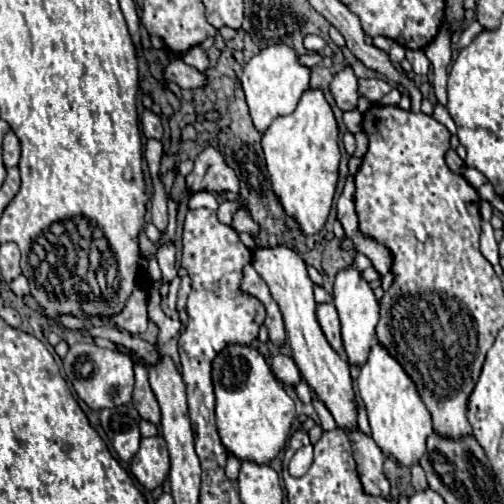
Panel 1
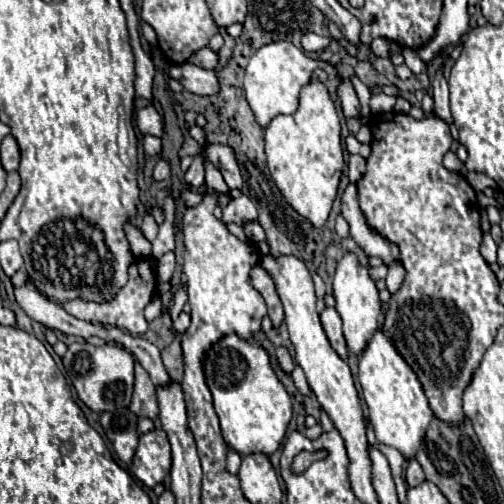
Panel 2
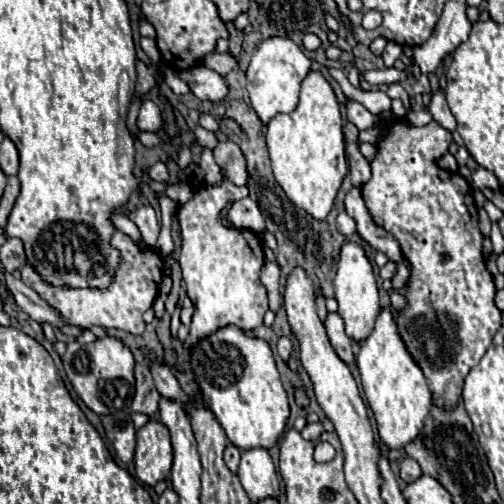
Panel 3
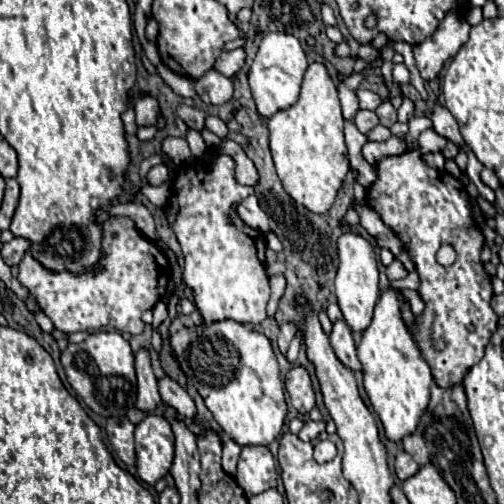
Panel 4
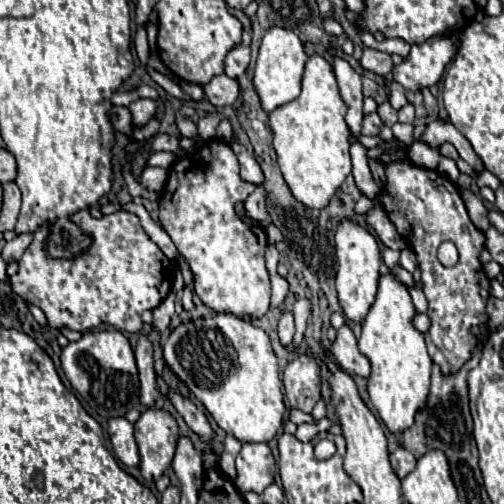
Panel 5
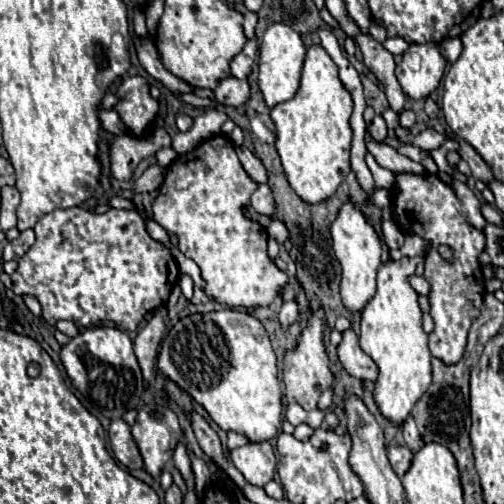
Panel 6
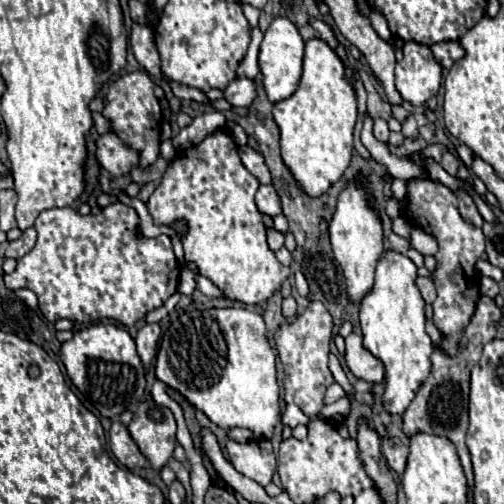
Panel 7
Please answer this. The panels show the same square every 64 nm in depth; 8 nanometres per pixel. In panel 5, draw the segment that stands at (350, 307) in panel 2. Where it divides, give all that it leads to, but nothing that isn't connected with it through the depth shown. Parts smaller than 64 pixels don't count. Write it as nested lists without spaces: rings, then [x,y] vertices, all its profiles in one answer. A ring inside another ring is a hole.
[[[344,218],[336,228],[336,256],[338,256],[338,274],[336,274],[336,290],[340,306],[348,320],[362,322],[368,314],[378,288],[378,276],[380,276],[380,246],[378,240],[356,220]]]

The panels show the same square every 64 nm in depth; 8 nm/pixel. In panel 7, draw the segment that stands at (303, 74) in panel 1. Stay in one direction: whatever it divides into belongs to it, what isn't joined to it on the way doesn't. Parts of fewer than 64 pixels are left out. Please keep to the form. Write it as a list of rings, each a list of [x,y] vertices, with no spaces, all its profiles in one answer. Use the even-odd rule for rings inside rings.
[[[288,18],[272,20],[260,44],[260,56],[258,56],[260,72],[264,78],[264,88],[270,102],[280,102],[298,88],[298,80],[302,74],[302,56],[304,56],[304,40],[298,28]]]

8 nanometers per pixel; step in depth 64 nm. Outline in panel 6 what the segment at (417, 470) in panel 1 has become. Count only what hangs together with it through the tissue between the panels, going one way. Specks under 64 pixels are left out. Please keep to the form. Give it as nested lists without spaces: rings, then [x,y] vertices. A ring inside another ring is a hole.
[[[386,446],[386,452],[388,452],[388,460],[390,460],[390,466],[392,470],[398,474],[398,478],[402,478],[406,474],[406,470],[410,468],[410,460],[412,460],[412,450],[406,448],[406,446]]]

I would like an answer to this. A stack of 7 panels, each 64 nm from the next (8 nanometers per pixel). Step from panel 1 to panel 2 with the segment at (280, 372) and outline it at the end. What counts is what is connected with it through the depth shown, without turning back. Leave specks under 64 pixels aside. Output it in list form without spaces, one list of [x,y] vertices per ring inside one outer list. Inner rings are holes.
[[[280,346],[278,350],[276,350],[276,358],[278,358],[278,362],[280,362],[280,366],[284,368],[284,372],[292,372],[292,368],[294,368],[294,360],[292,360],[292,356],[290,356],[290,352],[288,352],[288,348],[286,346]]]

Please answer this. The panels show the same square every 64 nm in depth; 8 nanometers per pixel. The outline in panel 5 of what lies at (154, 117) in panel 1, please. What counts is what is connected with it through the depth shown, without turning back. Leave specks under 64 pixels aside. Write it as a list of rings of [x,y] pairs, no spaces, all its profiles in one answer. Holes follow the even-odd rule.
[[[138,98],[128,106],[132,114],[132,124],[134,126],[144,126],[154,114],[156,114],[156,102],[150,98]]]

